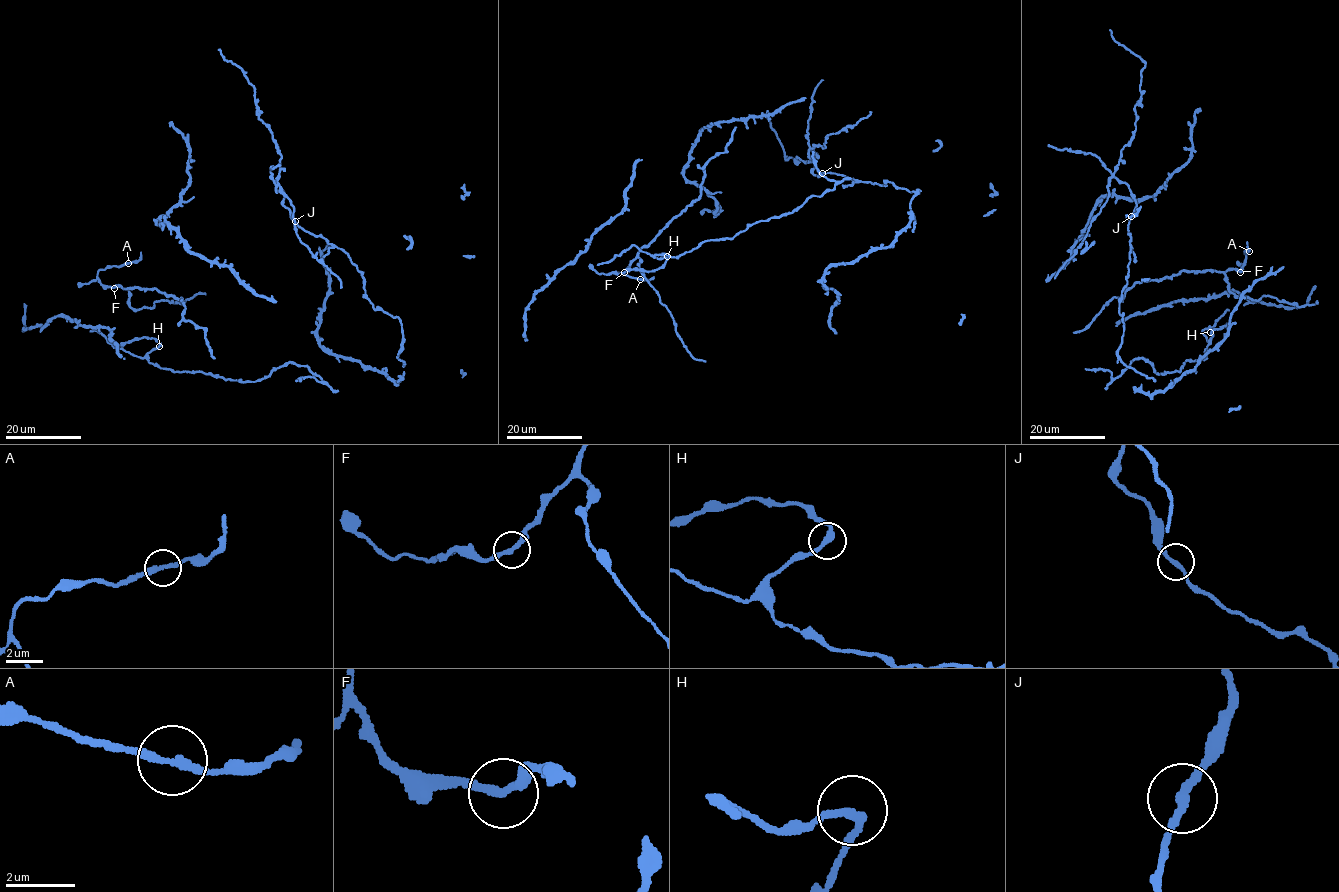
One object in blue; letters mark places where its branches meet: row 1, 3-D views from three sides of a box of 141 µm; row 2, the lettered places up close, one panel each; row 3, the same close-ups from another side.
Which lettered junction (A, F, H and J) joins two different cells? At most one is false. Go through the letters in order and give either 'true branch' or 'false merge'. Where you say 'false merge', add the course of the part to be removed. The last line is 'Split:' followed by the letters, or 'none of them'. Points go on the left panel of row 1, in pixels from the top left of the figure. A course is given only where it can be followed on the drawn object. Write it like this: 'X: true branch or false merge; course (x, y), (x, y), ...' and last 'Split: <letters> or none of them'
A: true branch
F: true branch
H: true branch
J: true branch
Split: none of them

